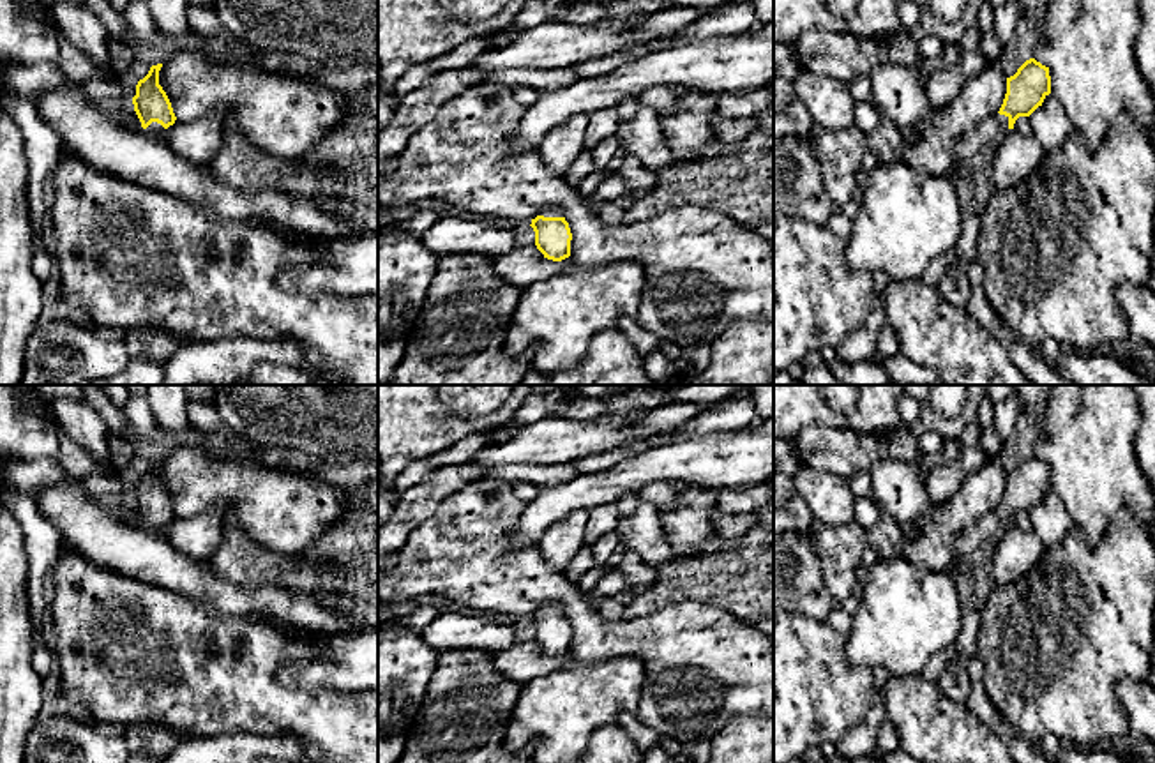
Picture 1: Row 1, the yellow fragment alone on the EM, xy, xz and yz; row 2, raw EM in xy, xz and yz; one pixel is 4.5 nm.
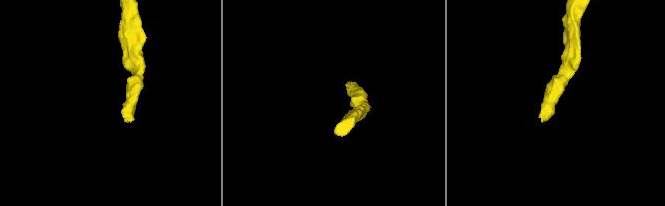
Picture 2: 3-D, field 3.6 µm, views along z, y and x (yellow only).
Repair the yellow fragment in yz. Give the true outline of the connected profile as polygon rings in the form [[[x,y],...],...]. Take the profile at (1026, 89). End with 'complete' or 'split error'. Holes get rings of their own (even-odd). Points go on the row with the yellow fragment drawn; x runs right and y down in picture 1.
[[[1035,58],[1026,60],[1014,76],[1007,78],[1007,94],[998,113],[964,132],[952,148],[952,155],[966,164],[1014,129],[1019,117],[1030,117],[1051,94],[1049,67]]] | split error

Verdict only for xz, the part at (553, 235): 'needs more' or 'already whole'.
needs more

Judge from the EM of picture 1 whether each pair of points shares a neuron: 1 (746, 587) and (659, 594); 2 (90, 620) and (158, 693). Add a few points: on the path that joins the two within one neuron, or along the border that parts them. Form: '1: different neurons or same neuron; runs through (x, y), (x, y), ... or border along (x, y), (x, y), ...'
1: same neuron; runs through (724, 587), (680, 587)
2: same neuron; runs through (108, 638), (145, 675)

